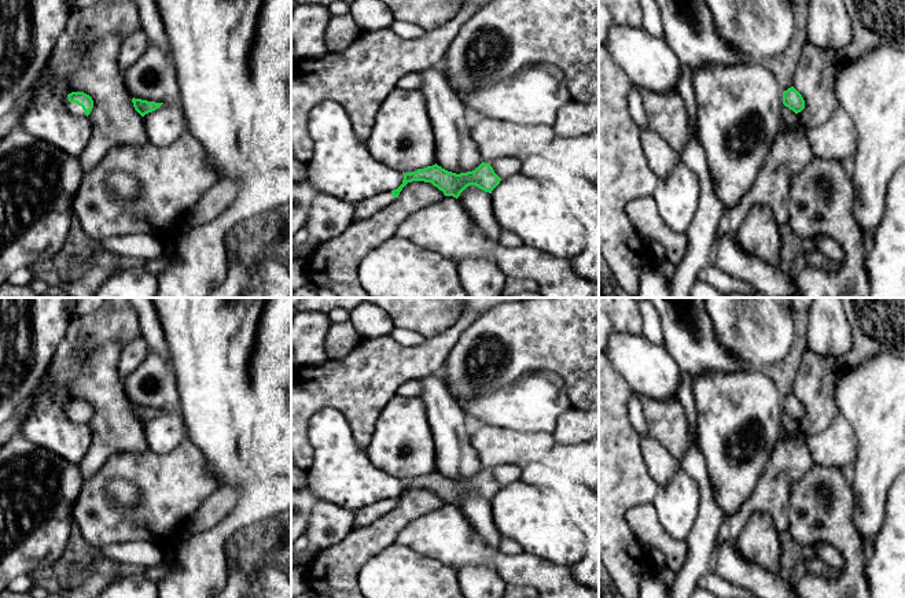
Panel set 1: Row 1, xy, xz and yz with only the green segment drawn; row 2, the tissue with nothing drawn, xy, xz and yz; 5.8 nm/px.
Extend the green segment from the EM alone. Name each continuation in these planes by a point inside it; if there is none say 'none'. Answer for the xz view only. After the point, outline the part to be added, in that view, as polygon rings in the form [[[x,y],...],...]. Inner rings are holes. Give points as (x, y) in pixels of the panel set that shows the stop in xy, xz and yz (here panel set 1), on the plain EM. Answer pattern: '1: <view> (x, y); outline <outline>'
1: xz (363, 517); outline [[[383,499],[379,501],[371,506],[367,506],[356,513],[354,528],[361,528],[372,523],[374,520],[382,517],[383,514],[389,513],[393,510],[396,505],[391,502],[391,499]]]

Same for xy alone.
1: xy (74, 416); outline [[[66,403],[66,410],[65,410],[67,418],[73,422],[78,422],[78,424],[84,424],[85,418],[82,417],[81,413],[78,413],[77,410],[70,410],[69,405]]]

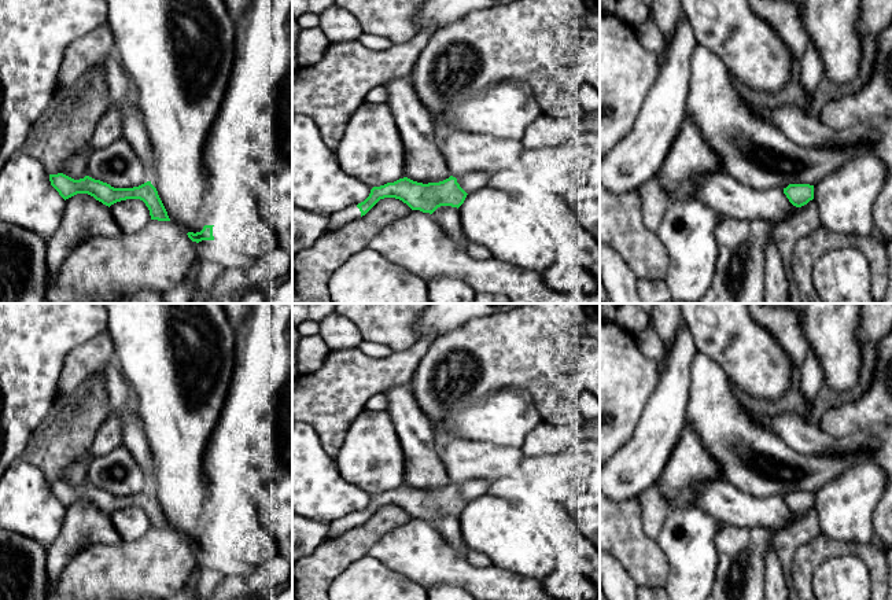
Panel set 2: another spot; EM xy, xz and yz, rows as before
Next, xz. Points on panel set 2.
1: xz (336, 527); outline [[[351,512],[343,518],[339,518],[329,523],[327,538],[338,537],[342,533],[344,533],[353,527],[357,527],[360,524],[361,524],[360,516],[357,515],[357,512]]]

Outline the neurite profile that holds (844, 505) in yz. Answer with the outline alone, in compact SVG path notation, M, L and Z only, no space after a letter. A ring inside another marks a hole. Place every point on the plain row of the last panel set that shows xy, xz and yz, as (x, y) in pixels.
M862 461L834 476L814 493L822 534L856 544L871 541L873 512L885 487L885 474L871 461Z

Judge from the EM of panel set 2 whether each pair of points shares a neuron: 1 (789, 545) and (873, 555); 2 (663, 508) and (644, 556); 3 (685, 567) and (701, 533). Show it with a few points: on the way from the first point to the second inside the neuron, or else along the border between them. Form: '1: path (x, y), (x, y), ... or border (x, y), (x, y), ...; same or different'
1: border (821, 532), (795, 551), (791, 578); different
2: border (640, 507), (644, 532), (655, 540); different
3: path (692, 559), (693, 541); same

